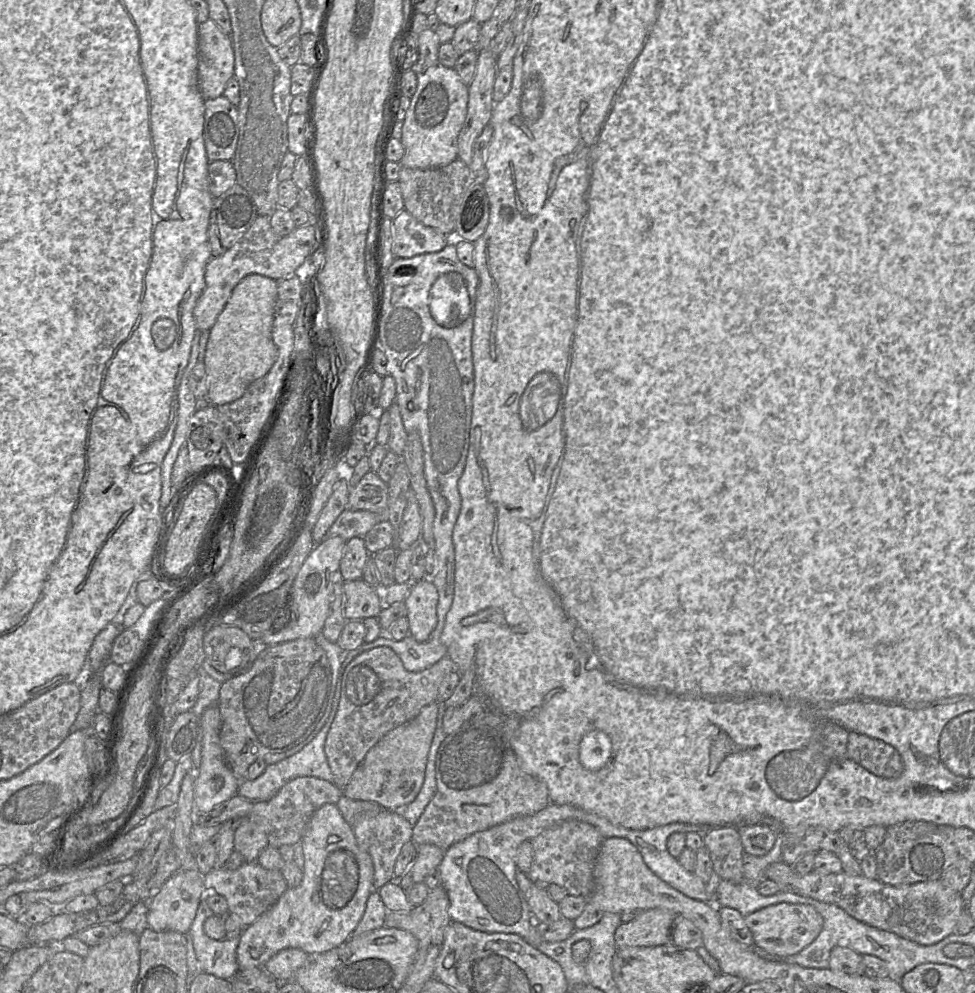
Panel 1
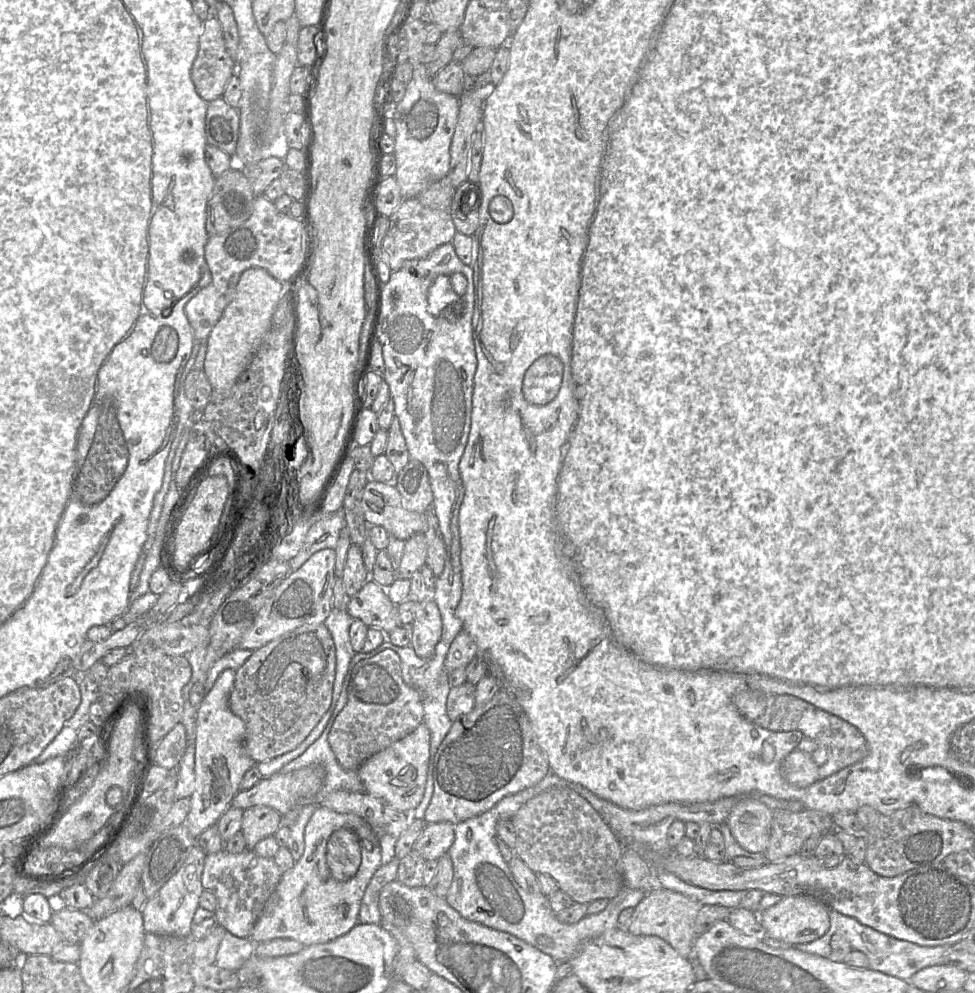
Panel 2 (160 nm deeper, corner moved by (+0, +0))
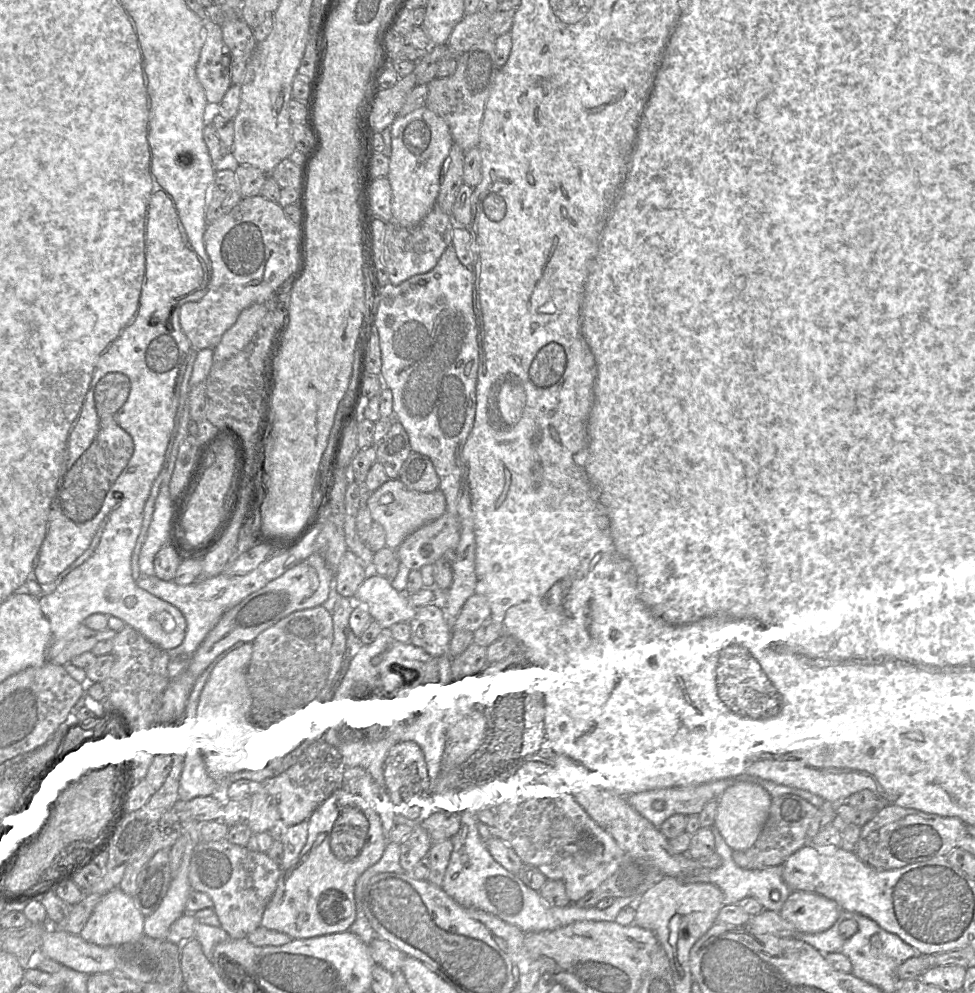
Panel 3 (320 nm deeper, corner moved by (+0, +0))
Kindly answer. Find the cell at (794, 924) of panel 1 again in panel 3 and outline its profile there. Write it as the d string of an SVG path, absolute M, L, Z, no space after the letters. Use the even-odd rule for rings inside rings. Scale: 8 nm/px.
M793 891L785 901L780 916L802 933L814 934L835 924L843 909L834 900L817 893Z

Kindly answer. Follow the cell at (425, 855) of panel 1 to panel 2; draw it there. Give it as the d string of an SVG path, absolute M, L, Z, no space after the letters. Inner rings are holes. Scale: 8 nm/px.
M450 822L427 823L413 850L426 861L438 860L448 852L454 841L454 827Z

